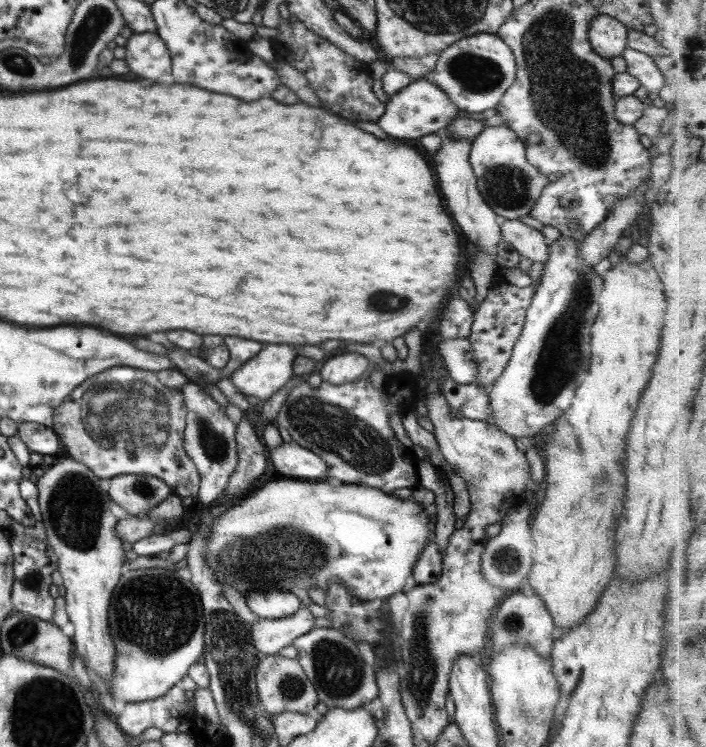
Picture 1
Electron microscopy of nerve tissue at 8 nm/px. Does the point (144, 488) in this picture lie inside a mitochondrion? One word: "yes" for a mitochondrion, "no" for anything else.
yes

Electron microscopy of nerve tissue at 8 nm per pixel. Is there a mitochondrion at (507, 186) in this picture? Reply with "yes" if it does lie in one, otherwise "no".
yes

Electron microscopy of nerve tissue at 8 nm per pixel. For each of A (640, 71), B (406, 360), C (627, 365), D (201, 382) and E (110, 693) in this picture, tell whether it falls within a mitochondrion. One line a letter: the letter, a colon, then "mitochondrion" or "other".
A: other
B: other
C: other
D: other
E: other

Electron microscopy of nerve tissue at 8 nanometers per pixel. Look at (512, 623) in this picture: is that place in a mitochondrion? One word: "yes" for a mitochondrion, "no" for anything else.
yes

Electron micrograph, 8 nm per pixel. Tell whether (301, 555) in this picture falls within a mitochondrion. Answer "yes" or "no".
yes

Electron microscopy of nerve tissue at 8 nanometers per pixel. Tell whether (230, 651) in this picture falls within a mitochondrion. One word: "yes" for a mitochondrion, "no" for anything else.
yes

